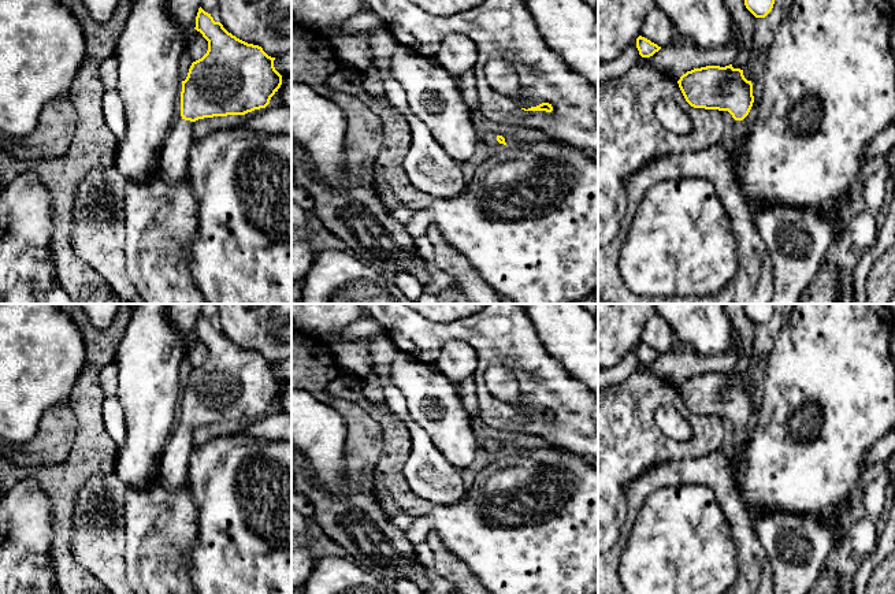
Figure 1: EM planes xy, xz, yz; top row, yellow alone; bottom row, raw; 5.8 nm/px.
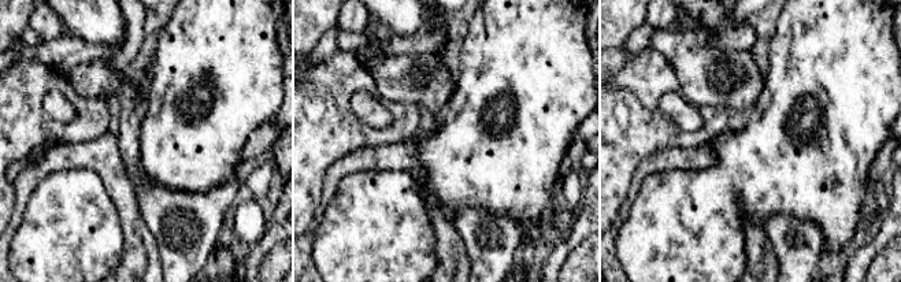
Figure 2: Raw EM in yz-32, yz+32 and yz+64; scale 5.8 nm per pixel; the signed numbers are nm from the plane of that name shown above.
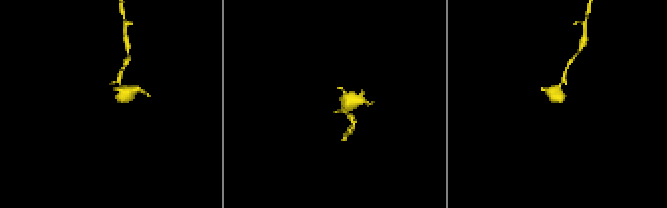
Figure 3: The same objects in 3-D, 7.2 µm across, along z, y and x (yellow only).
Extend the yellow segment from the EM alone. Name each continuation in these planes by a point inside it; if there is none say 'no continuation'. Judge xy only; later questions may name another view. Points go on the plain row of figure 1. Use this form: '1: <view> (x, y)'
1: xy (173, 474)

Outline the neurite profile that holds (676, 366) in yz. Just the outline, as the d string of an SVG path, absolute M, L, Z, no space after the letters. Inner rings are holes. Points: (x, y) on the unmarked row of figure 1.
M738 341L723 353L699 354L687 348L676 346L666 354L661 354L650 364L639 364L638 370L649 370L673 387L679 387L683 380L694 375L706 372L725 374L732 371L740 357Z

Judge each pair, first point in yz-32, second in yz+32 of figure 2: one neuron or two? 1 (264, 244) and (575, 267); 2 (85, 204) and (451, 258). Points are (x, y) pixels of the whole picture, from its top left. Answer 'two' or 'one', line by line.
1: two
2: two

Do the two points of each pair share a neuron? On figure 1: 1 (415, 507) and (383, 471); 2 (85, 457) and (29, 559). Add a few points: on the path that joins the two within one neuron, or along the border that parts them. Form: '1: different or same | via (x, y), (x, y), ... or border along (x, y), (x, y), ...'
1: same | via (407, 498), (389, 479)
2: different | border along (54, 526), (49, 557)

